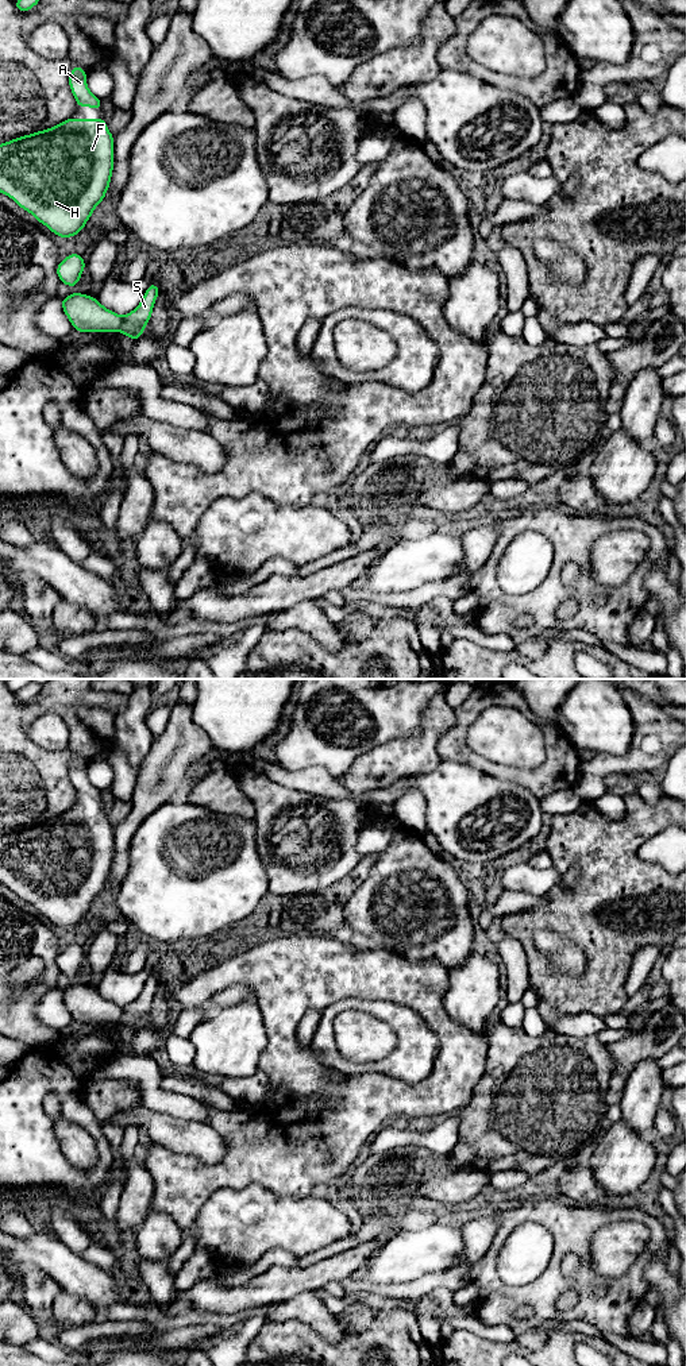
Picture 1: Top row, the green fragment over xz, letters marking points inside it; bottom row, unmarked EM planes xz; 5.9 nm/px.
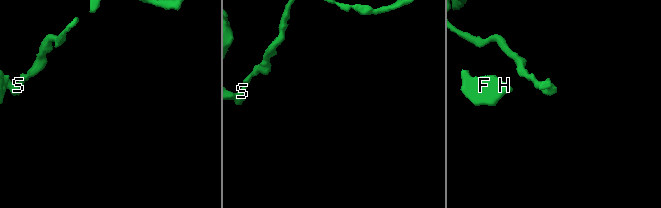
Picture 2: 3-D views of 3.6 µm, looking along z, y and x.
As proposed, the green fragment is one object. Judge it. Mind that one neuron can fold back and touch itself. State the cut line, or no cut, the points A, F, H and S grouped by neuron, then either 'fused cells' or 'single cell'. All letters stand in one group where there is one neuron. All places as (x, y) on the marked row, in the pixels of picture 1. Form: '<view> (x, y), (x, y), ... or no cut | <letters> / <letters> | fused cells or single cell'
xz (123, 316), (120, 330) | A F H / S | fused cells

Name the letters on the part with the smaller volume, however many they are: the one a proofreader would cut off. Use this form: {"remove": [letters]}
{"remove": ["S"]}

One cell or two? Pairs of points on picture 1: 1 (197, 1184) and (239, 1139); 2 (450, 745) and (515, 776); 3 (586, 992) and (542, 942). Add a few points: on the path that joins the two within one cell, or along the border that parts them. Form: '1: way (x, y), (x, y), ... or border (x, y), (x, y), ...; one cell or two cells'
1: way (211, 1177), (238, 1153); one cell
2: way (466, 756), (498, 771); one cell
3: border (544, 954), (557, 971), (578, 976), (586, 967); two cells

